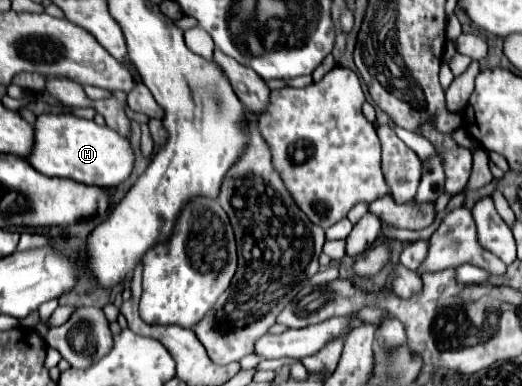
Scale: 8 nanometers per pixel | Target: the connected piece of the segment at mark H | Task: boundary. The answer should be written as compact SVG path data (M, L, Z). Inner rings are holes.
M45 113L35 123L35 147L29 163L47 177L67 177L85 185L117 187L127 181L135 167L135 153L129 137L119 135L107 125L81 119L69 113Z

